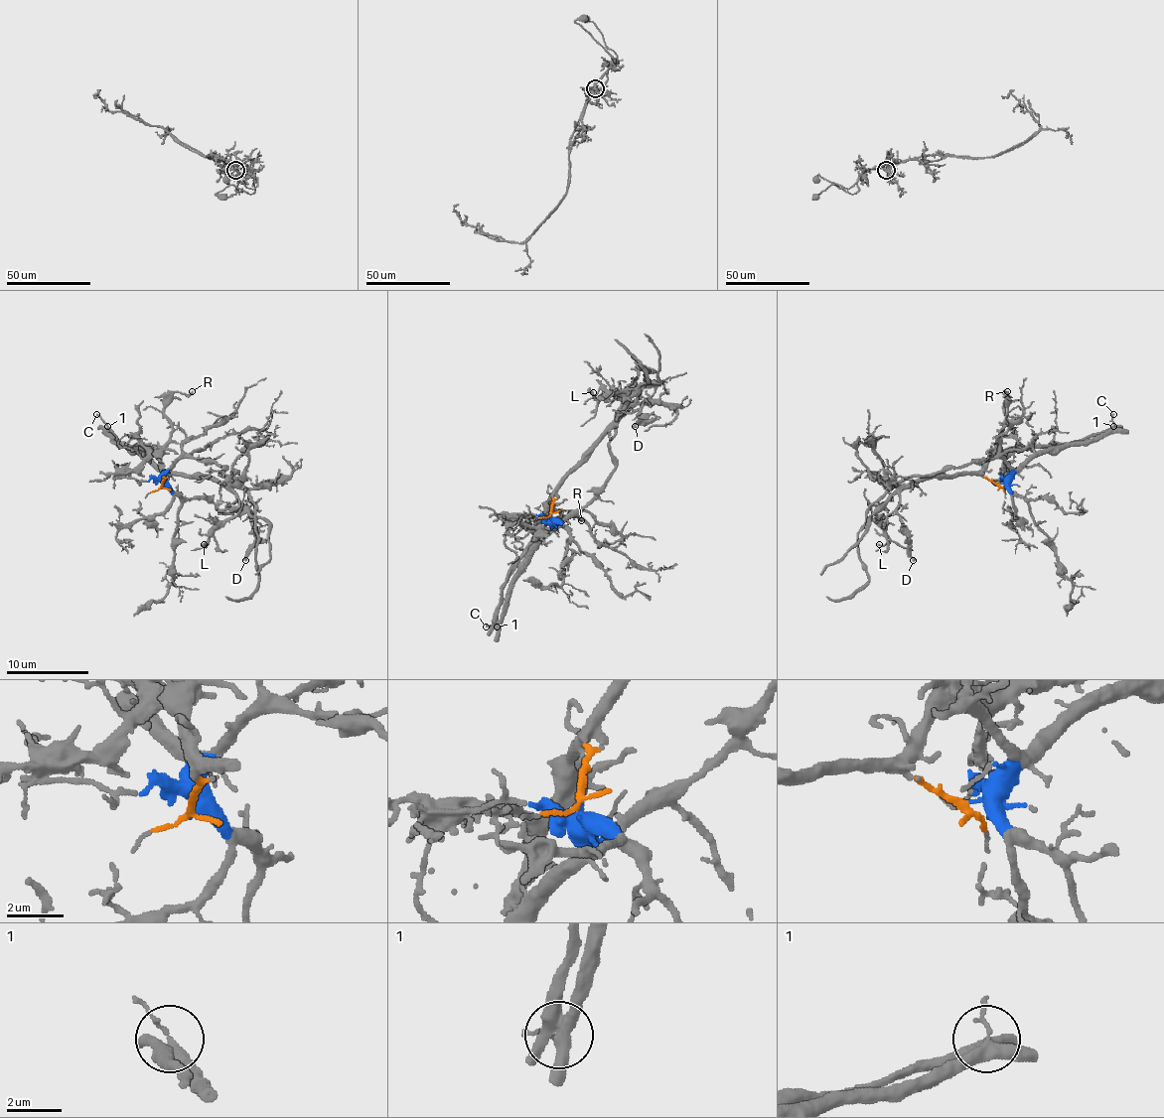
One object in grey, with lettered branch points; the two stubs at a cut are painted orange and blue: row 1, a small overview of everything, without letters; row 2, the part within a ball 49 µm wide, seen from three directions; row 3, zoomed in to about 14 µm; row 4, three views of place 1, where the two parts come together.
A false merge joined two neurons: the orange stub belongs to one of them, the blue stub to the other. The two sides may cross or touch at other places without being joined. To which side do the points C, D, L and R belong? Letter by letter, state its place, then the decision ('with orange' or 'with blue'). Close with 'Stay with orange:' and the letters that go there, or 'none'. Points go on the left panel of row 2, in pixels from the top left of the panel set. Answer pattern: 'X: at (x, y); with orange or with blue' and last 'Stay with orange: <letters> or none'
C: at (96, 414); with blue
D: at (245, 560); with orange
L: at (204, 544); with orange
R: at (192, 391); with orange
Stay with orange: D, L, R

